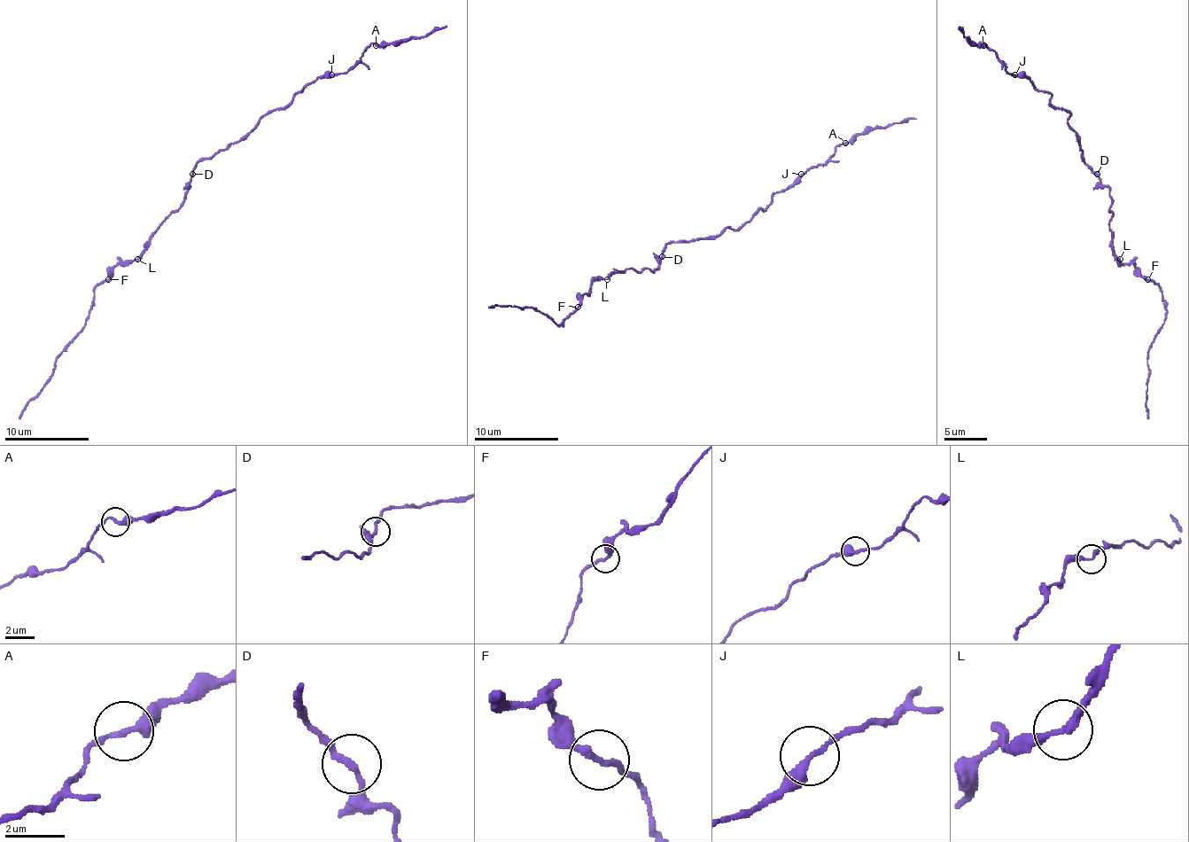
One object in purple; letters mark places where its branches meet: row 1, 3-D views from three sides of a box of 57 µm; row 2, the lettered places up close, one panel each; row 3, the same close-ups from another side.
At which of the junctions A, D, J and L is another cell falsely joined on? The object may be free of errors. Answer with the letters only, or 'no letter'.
no letter

